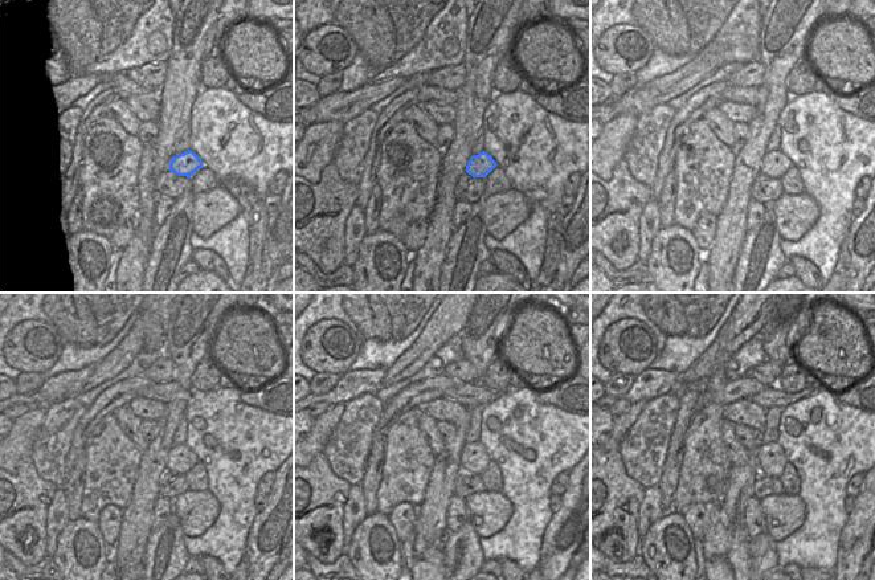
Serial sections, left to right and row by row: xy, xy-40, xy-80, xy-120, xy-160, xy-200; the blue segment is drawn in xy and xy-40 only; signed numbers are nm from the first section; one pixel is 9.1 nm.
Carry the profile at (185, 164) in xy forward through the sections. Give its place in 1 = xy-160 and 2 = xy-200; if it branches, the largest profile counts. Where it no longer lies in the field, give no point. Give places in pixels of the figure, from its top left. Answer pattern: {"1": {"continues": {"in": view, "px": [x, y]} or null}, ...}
{"1": {"continues": {"in": "xy-160", "px": [474, 458]}}, "2": {"continues": {"in": "xy-200", "px": [771, 457]}}}

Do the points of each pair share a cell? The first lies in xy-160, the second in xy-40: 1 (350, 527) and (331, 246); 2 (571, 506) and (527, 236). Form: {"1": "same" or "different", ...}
{"1": "different", "2": "different"}

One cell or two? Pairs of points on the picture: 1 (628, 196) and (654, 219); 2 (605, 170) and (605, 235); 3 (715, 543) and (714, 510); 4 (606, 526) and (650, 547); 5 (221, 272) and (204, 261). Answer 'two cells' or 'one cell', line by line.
1: two cells
2: two cells
3: one cell
4: two cells
5: one cell

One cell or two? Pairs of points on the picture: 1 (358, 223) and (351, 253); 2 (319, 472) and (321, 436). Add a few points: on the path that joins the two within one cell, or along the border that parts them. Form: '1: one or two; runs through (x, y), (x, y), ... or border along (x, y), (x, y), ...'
1: one; runs through (354, 231), (351, 245)
2: two; border along (322, 450), (313, 457), (307, 466)

